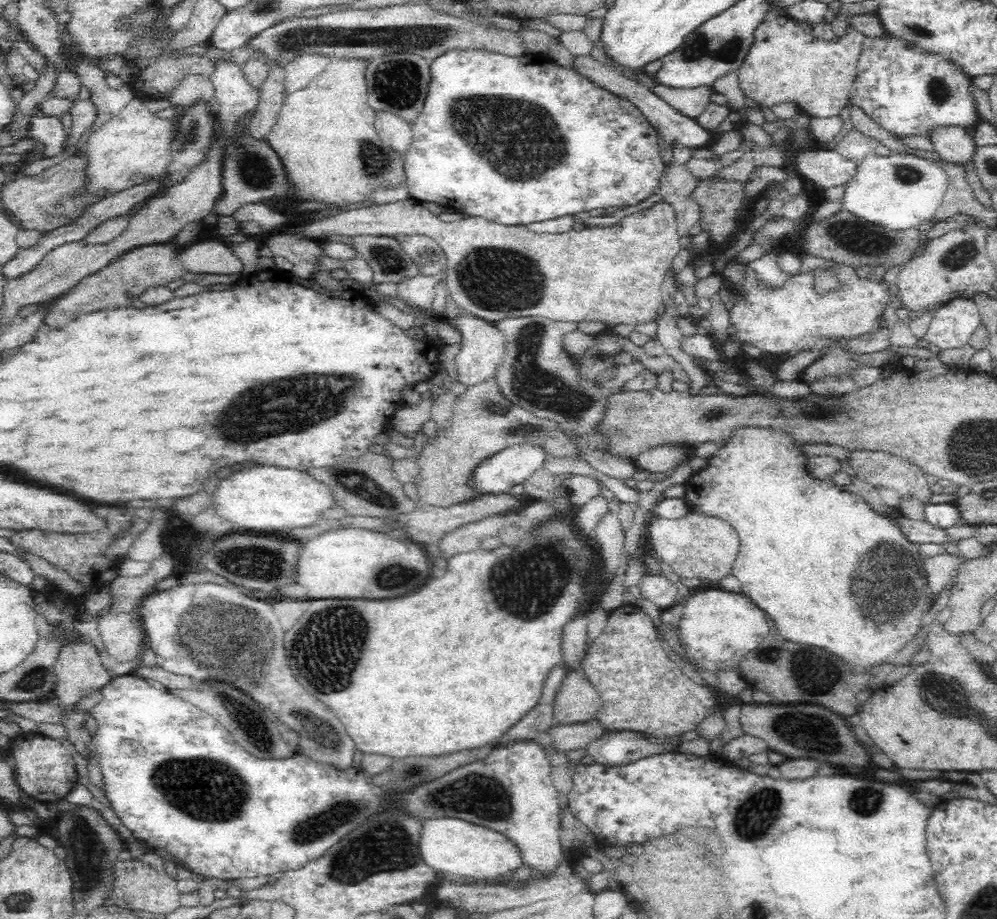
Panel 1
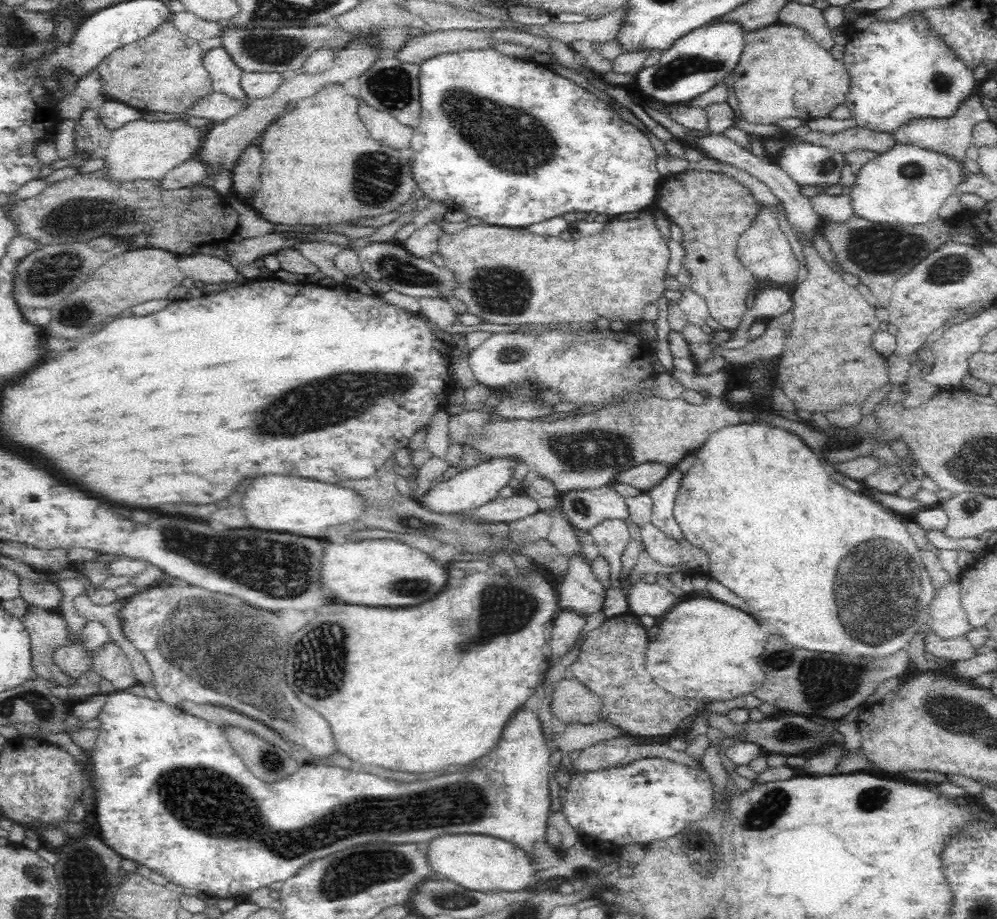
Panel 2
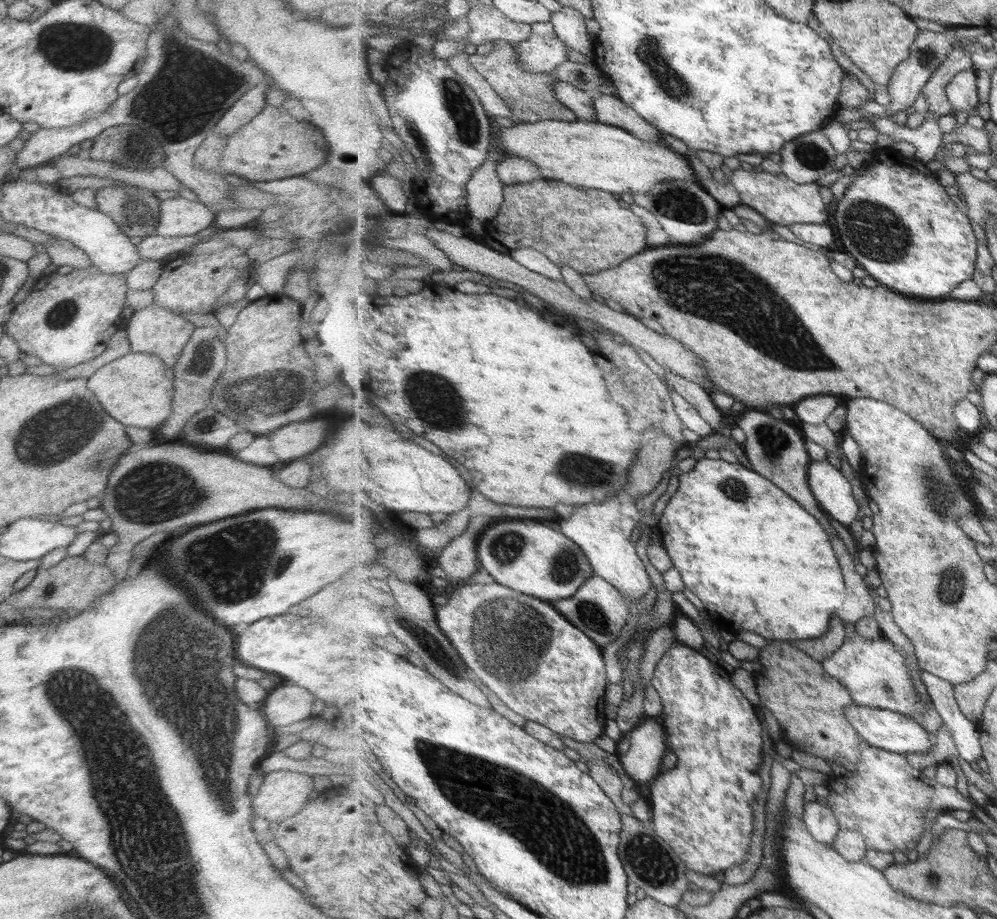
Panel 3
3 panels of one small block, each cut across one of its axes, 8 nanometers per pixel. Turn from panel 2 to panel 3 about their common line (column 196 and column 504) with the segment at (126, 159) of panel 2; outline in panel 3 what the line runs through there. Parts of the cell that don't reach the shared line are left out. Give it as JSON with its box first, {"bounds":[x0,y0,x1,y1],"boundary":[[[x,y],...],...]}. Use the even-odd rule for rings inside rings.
{"bounds":[500,120,696,194],"boundary":[[[515,120],[513,127],[500,128],[501,145],[509,157],[532,160],[539,166],[543,179],[563,181],[571,186],[605,190],[617,194],[639,194],[653,190],[654,186],[668,180],[696,180],[695,170],[691,168],[688,157],[678,154],[665,143],[647,142],[637,135],[631,134],[623,128],[579,120],[541,121],[537,123],[523,123]]]}

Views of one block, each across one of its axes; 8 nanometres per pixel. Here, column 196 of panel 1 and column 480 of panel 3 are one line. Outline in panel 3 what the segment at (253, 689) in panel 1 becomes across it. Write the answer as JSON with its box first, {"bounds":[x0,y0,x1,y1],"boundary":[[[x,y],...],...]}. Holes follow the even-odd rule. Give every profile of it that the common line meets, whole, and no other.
{"bounds":[436,583,608,742],"boundary":[[[462,583],[454,587],[445,605],[436,611],[441,630],[450,639],[471,672],[479,678],[517,714],[528,721],[537,722],[550,728],[560,736],[579,742],[595,742],[605,732],[605,702],[608,686],[607,670],[603,660],[603,648],[599,647],[588,634],[561,614],[561,611],[539,598],[519,594],[499,583]]]}

